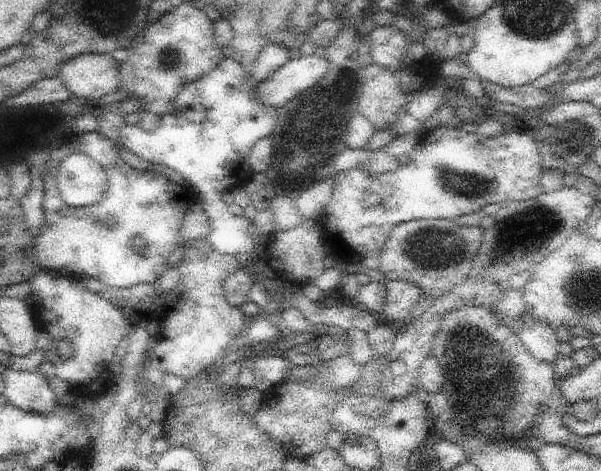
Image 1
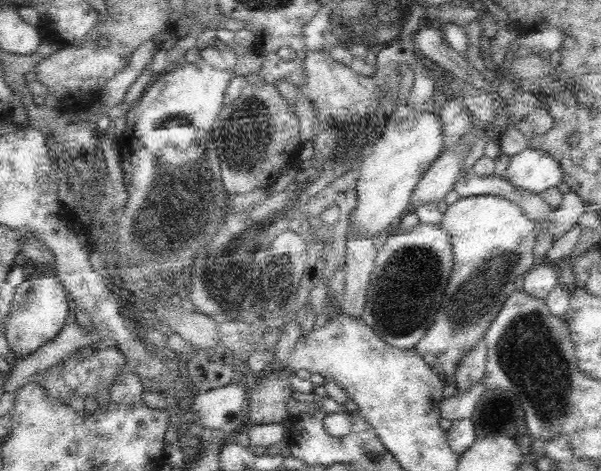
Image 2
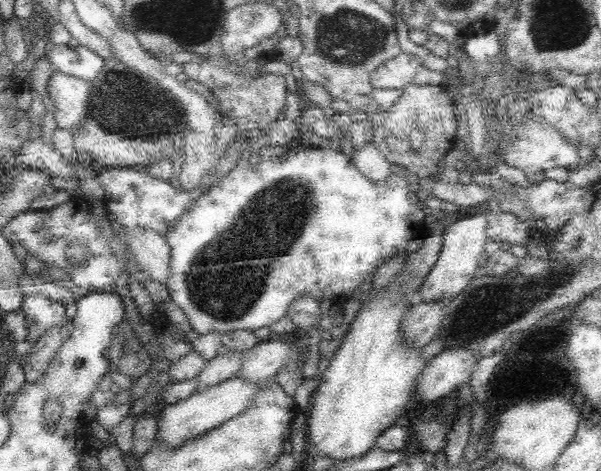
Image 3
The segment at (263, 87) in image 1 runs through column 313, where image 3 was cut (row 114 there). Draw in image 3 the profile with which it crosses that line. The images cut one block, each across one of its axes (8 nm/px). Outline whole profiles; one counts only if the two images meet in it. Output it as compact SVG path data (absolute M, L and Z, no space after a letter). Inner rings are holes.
M54 70L48 82L48 94L56 106L56 124L62 130L78 128L86 118L92 82Z

